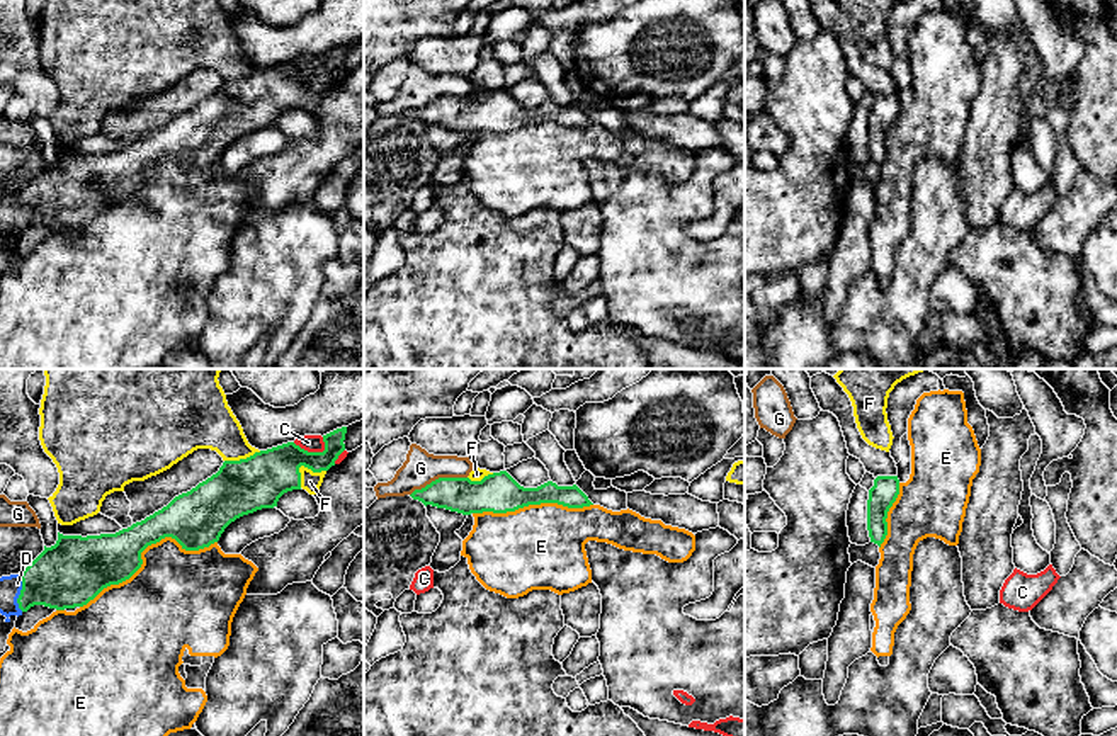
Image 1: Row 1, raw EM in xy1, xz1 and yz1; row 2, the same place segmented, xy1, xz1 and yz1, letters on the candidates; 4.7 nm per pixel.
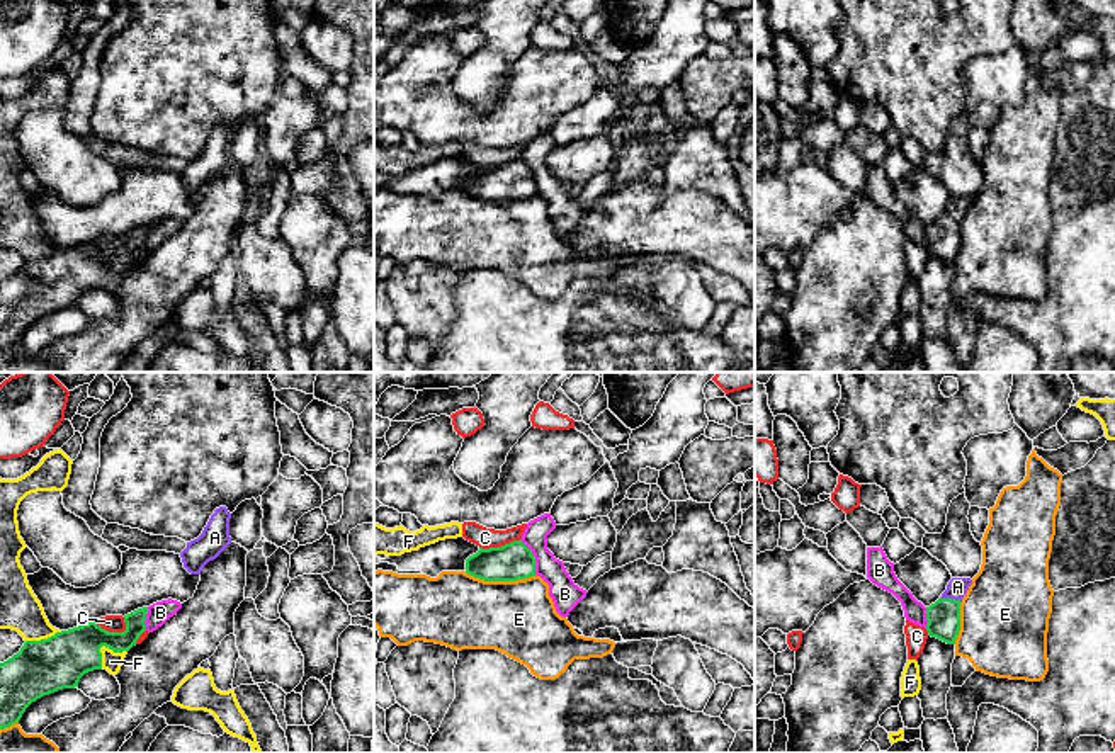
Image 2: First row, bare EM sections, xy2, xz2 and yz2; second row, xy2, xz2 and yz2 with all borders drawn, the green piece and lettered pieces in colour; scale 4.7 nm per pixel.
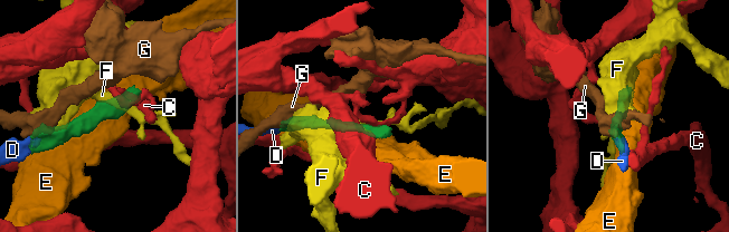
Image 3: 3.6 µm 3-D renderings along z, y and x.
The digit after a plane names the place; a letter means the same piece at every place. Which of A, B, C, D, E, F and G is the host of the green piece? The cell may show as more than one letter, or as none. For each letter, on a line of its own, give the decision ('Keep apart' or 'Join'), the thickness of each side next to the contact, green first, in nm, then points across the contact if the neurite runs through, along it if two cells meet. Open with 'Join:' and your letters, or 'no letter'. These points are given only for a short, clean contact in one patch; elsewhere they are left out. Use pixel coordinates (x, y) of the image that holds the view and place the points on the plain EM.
Join: A, D
A: Join. Thickness 160 nm (green) against 100 nm. Path across: yz2 (944, 235), (950, 218), (957, 206)
B: Keep apart. Thickness 180 nm (green) against 140 nm. Boundary: xz2 (520, 158), (534, 177), (536, 192)
C: Keep apart. Thickness 240 nm (green) against 80 nm. Boundary: xy1 (293, 62), (308, 70), (325, 68)
D: Join. Thickness 320 nm (green) against 100 nm. Path across: xy1 (67, 194), (43, 201), (21, 213), (11, 206)
E: Keep apart. Thickness 260 nm (green) against 420 nm
F: Keep apart. Thickness 260 nm (green) against 90 nm
G: Keep apart. Thickness 170 nm (green) against 160 nm. Boundary: xz1 (466, 96), (439, 96), (410, 114)

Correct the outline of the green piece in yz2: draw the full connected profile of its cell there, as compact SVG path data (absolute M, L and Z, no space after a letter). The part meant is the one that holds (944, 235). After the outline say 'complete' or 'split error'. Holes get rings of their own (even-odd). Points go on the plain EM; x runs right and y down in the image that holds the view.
M952 197L942 216L926 226L928 255L955 263L960 250L960 223L971 204L971 197Z; split error

